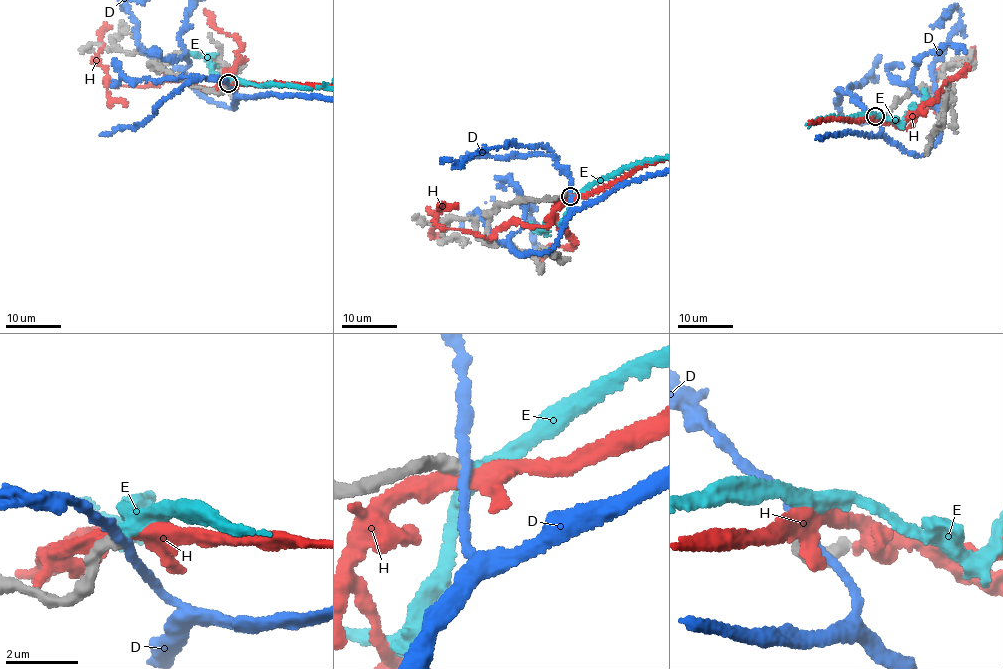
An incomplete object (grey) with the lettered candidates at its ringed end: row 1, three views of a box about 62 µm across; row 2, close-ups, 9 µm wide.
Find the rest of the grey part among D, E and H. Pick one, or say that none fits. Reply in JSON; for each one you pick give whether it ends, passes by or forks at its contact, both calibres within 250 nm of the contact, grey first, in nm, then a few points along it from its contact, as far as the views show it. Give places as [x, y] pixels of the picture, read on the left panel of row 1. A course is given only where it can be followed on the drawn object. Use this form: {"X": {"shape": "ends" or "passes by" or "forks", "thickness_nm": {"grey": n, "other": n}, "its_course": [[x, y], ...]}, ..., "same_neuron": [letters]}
{"E": {"shape": "passes by", "thickness_nm": {"grey": 360, "other": 360}}, "same_neuron": ["E"]}

